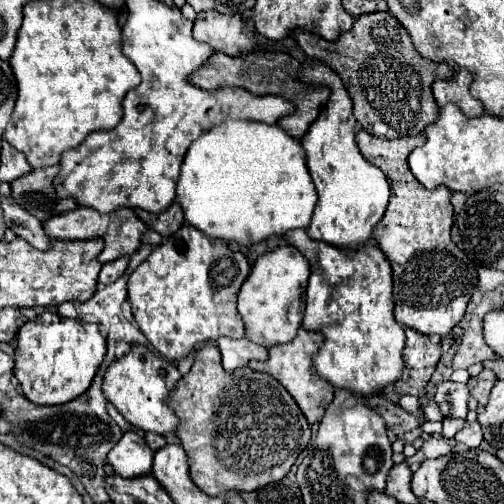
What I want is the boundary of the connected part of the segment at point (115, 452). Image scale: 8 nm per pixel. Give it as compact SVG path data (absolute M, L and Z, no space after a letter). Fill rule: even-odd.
M136 430L124 432L120 442L108 452L108 462L114 466L114 472L124 476L124 478L138 478L138 476L150 474L152 472L152 460L154 460L154 452L148 448L144 436Z

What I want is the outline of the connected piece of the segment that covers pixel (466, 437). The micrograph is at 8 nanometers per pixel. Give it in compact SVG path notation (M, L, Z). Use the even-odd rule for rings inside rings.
M466 422L466 426L460 432L456 432L456 436L454 436L456 442L466 444L468 448L478 448L482 438L484 438L484 434L482 434L482 426L478 422Z

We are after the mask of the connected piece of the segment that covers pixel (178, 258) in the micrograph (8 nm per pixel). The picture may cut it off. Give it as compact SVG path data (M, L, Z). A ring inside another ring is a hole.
M184 224L168 238L166 244L156 246L152 254L130 274L128 300L132 304L134 320L154 350L170 362L178 362L206 342L216 342L222 336L232 340L244 338L244 324L236 310L236 296L248 274L250 264L242 252L232 252L222 240L212 240L190 224Z

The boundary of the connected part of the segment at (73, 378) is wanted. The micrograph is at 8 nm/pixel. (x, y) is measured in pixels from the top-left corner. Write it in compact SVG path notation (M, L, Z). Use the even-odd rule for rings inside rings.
M42 312L36 320L28 320L16 336L16 368L22 392L28 400L38 406L66 404L76 396L82 396L92 378L96 376L100 364L106 356L106 338L100 326L94 322L84 322L80 318L70 320L60 314Z

